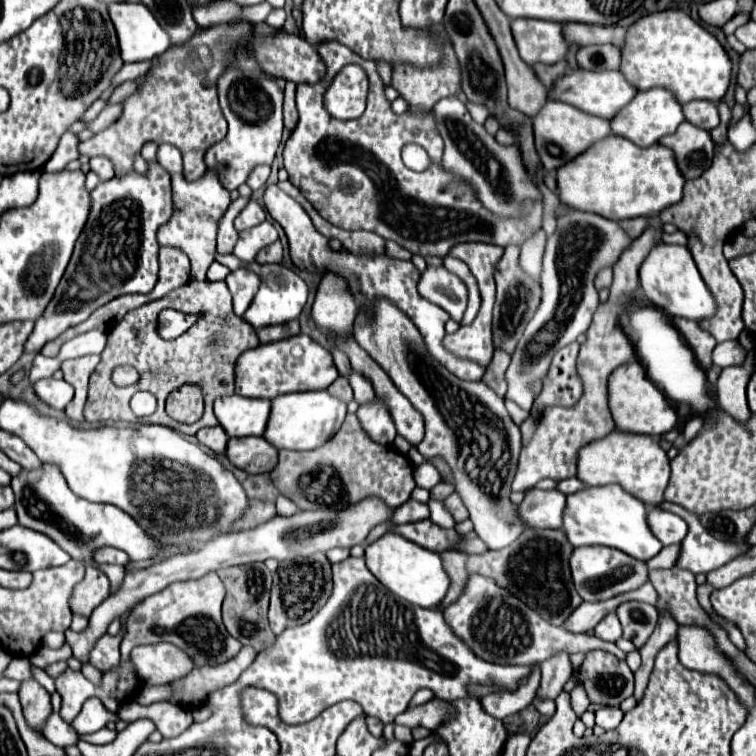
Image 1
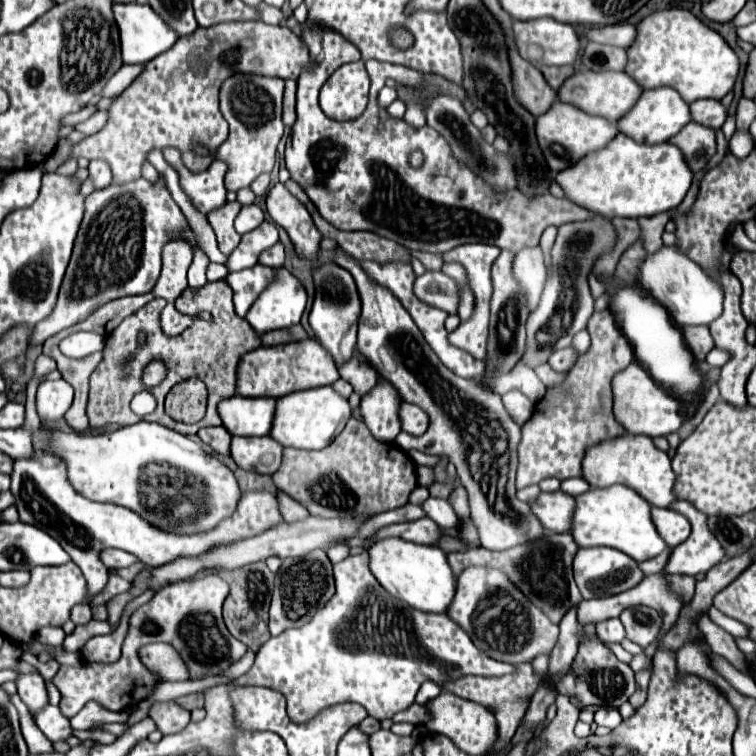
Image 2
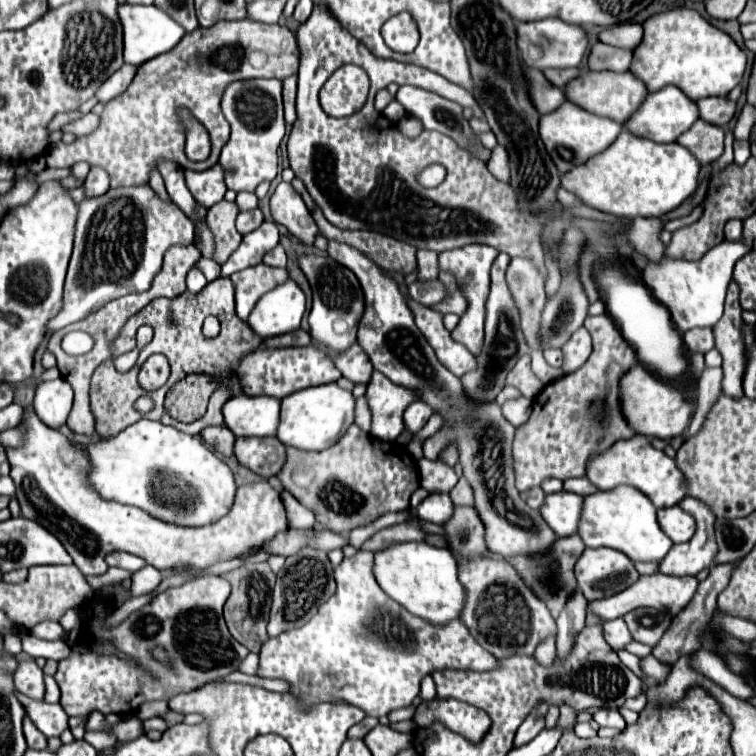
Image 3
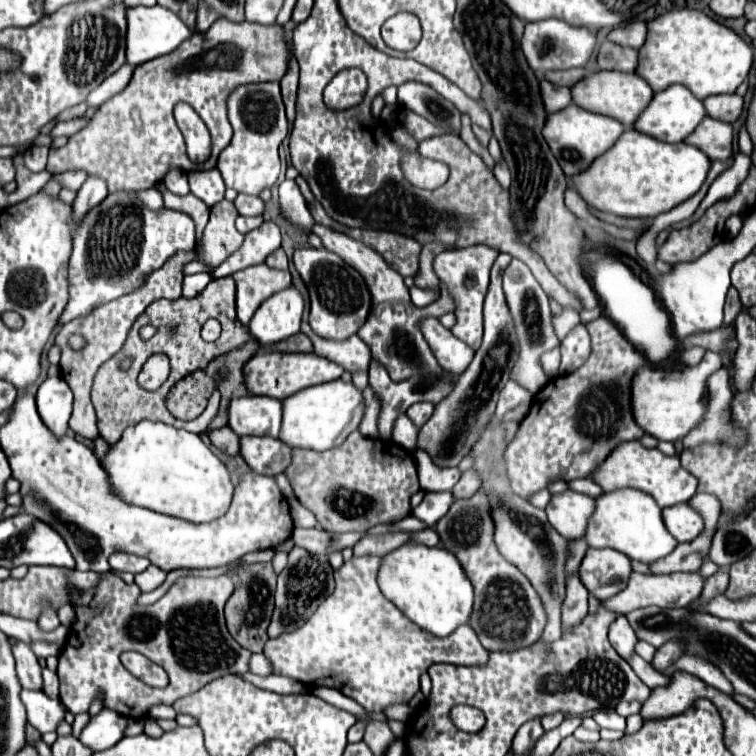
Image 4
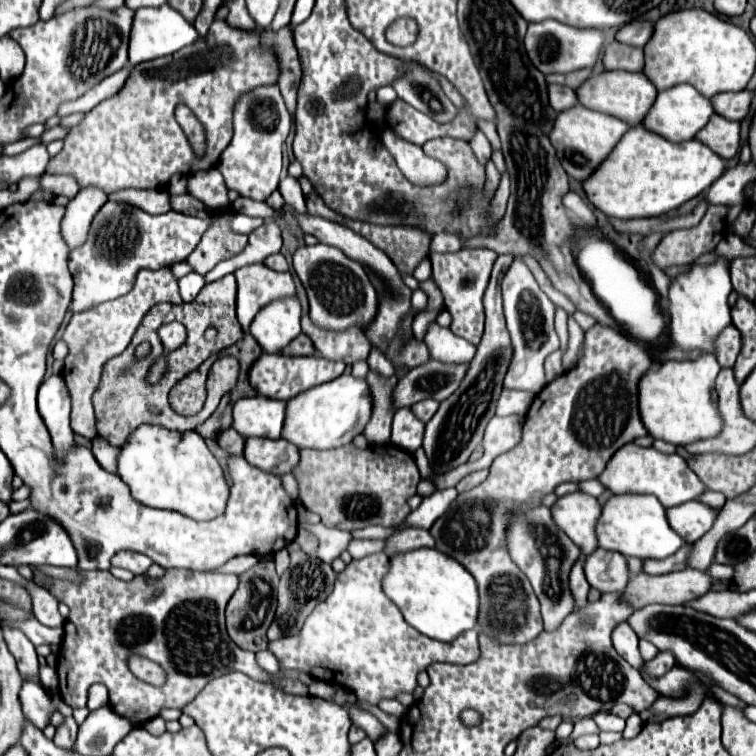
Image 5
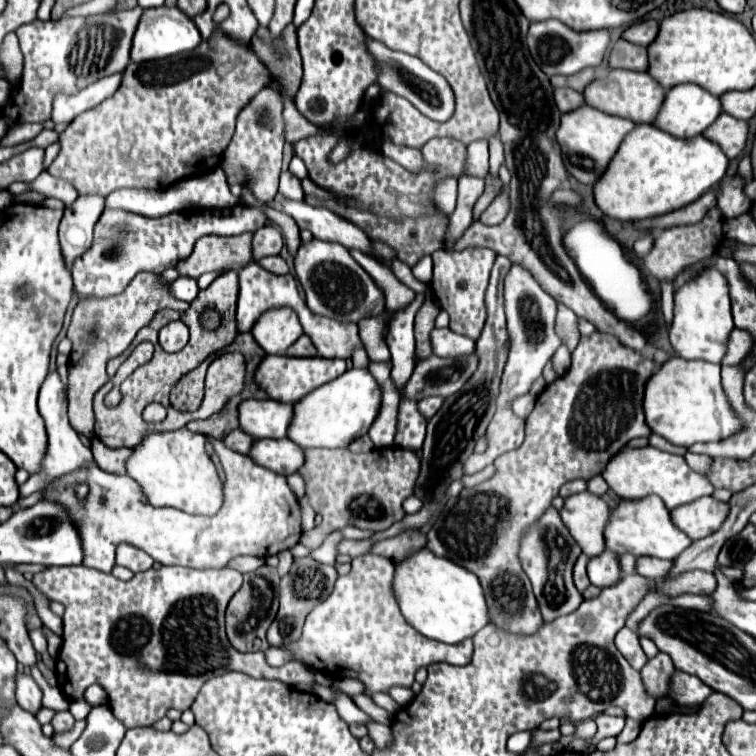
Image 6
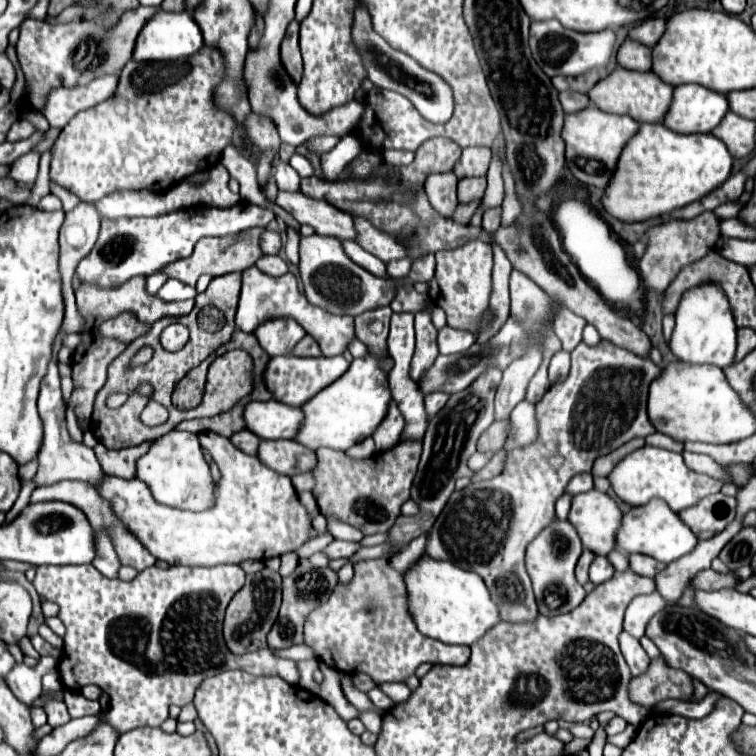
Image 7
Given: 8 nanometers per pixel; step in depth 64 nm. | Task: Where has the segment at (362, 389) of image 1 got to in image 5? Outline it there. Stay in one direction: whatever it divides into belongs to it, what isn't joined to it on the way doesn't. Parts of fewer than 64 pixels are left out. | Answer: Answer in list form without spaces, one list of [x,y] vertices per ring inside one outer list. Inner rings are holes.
[[[302,314],[302,332],[312,340],[316,352],[326,360],[340,360],[348,366],[366,360],[370,354],[370,342],[362,330],[348,328],[344,332],[328,332],[312,324],[308,314]],[[360,332],[360,334],[358,334]]]

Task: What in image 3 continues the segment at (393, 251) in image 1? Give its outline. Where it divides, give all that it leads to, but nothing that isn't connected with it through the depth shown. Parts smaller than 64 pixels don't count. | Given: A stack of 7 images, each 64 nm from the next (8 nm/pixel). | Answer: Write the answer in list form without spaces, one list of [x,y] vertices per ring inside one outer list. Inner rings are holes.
[[[418,250],[418,268],[420,268],[420,280],[434,280],[438,276],[438,254],[430,250]]]

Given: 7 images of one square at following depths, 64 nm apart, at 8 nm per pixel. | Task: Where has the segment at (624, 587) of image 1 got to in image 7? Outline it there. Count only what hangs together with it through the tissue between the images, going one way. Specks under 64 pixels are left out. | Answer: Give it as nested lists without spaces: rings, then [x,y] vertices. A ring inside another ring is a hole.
[[[596,556],[594,562],[590,564],[590,580],[598,586],[610,580],[610,576],[614,576],[614,566],[610,564],[610,560],[606,556]]]

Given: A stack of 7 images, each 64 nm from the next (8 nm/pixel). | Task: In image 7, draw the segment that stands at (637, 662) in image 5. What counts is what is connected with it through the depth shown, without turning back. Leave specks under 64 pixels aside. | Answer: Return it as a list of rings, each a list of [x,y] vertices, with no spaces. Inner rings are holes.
[[[622,632],[618,642],[620,642],[620,650],[622,650],[622,654],[624,654],[624,658],[632,670],[632,676],[640,676],[642,672],[646,672],[650,658],[646,656],[640,642],[634,636],[630,636],[628,632]]]

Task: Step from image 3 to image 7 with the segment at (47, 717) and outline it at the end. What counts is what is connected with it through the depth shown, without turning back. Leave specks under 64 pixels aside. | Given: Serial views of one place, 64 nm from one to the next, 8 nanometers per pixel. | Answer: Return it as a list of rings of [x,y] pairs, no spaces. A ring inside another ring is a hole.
[[[52,656],[40,658],[40,662],[36,666],[18,662],[6,676],[6,684],[10,686],[10,690],[22,704],[32,706],[32,702],[36,698],[40,698],[40,694],[42,694],[42,682],[40,682],[42,676],[46,672],[56,672],[56,666],[58,666],[58,662]]]

